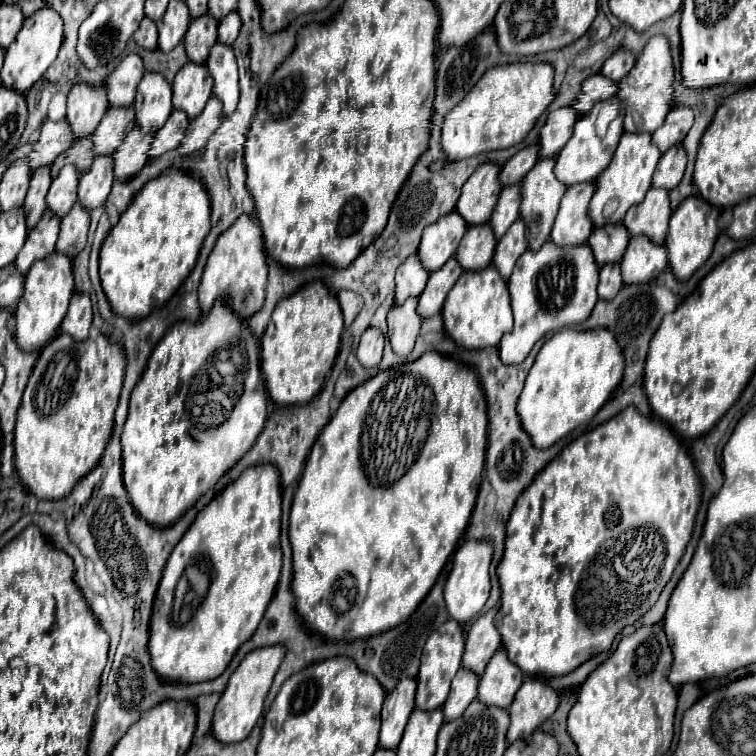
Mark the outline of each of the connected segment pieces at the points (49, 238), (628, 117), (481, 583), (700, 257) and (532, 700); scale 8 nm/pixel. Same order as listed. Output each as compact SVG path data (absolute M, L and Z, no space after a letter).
M45 211L39 225L33 231L29 231L27 241L25 241L25 245L19 251L17 261L15 261L17 269L23 275L29 271L33 261L43 259L55 251L55 243L57 243L57 235L59 235L59 223L61 223L61 219L55 213Z
M655 35L649 39L647 47L637 57L633 69L621 79L617 97L625 107L623 129L631 133L653 133L657 127L663 125L665 115L671 109L673 97L673 61L669 51L669 41L663 35Z
M465 541L453 555L453 569L445 581L445 607L453 621L465 625L471 621L485 605L491 583L489 583L489 565L491 565L493 547L489 541Z
M687 197L669 219L669 233L665 239L665 249L669 255L669 265L677 281L687 281L711 255L715 239L719 235L719 209L699 197Z
M525 679L513 705L509 707L509 729L507 743L517 741L519 737L529 737L549 715L555 713L559 705L559 695L541 679Z

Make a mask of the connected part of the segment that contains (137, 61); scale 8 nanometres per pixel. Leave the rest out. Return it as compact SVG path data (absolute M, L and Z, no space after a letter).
M127 55L115 71L105 79L109 107L129 107L135 101L135 89L145 73L143 61L139 55Z

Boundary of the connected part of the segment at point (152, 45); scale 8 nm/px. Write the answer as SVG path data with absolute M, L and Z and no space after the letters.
M145 17L139 25L139 29L133 33L133 39L143 49L157 49L157 27L149 17Z

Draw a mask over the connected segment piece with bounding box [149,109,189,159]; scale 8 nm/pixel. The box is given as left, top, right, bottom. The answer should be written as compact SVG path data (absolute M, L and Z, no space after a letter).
M175 109L169 117L169 121L165 123L165 129L159 129L155 133L155 139L151 143L151 149L149 149L149 157L155 159L155 157L161 157L163 153L171 151L171 149L177 149L185 137L185 131L189 127L189 119L183 111Z

